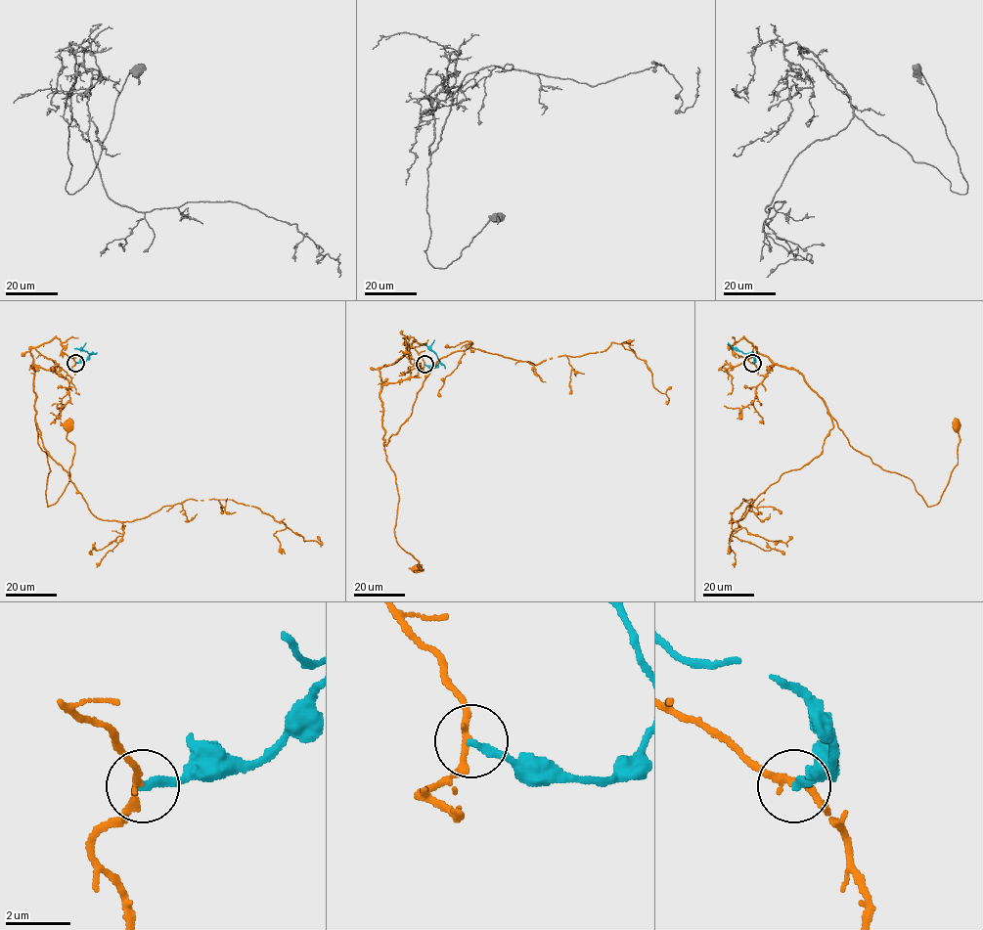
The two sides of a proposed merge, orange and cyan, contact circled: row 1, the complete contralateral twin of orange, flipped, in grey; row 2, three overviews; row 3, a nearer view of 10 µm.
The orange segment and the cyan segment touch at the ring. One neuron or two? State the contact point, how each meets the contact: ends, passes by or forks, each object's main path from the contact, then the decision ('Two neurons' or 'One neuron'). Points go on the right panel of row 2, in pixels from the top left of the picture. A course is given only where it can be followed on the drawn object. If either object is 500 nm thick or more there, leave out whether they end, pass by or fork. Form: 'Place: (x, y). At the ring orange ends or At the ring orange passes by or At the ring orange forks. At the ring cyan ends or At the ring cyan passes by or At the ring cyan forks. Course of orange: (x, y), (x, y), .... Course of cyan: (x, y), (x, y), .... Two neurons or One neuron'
Place: (752, 363). At the ring orange passes by. At the ring cyan ends. Course of orange: (752, 363), (731, 346), (743, 337), (797, 370), (849, 444), (908, 477), (928, 507), (958, 462), (957, 426). Course of cyan: (752, 363), (754, 358), (728, 342). Two neurons

